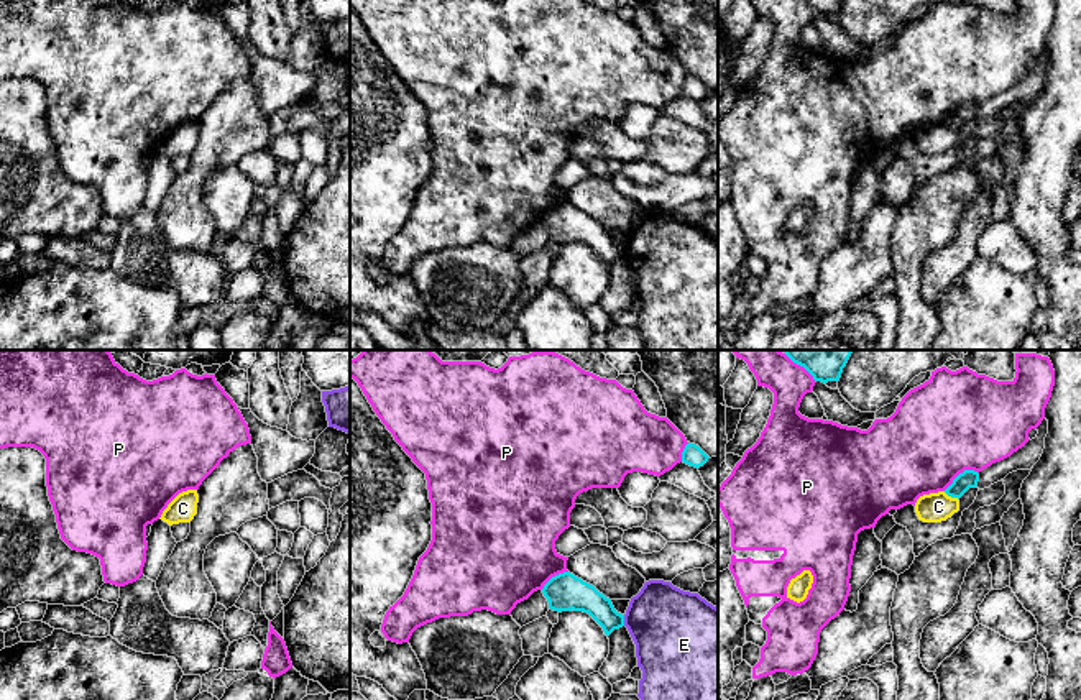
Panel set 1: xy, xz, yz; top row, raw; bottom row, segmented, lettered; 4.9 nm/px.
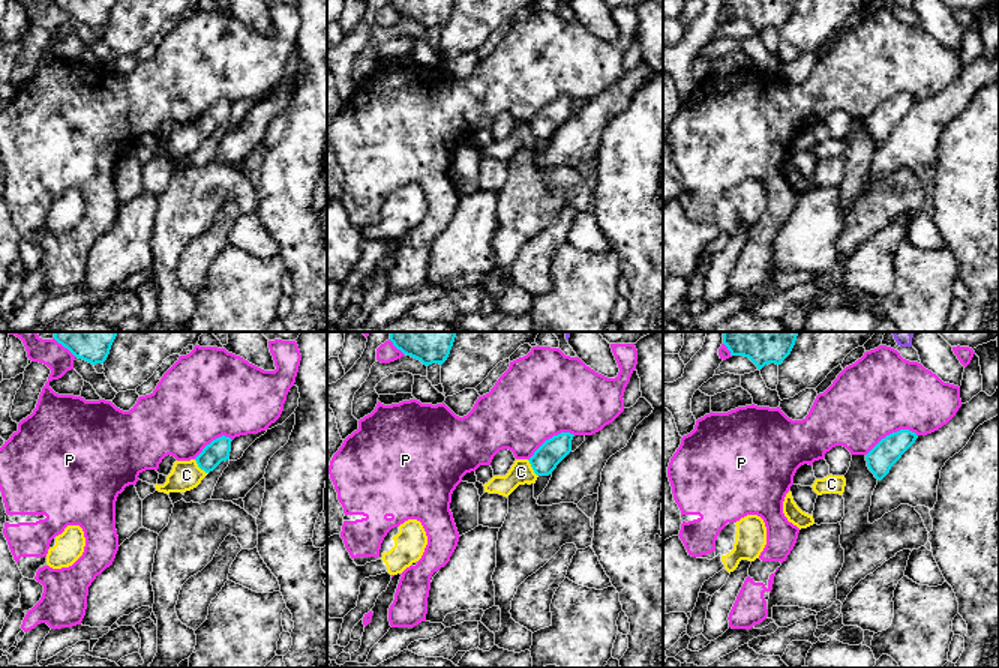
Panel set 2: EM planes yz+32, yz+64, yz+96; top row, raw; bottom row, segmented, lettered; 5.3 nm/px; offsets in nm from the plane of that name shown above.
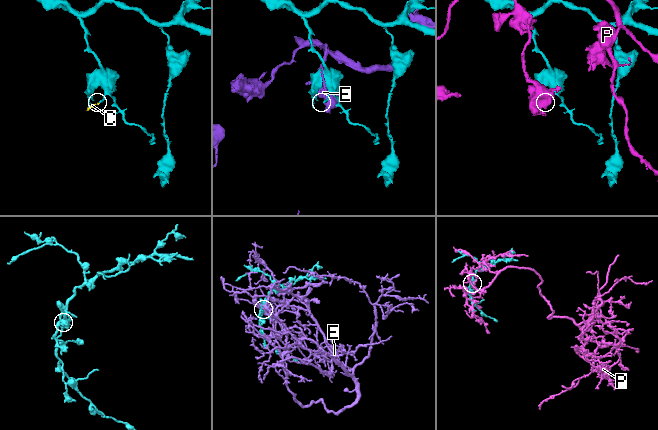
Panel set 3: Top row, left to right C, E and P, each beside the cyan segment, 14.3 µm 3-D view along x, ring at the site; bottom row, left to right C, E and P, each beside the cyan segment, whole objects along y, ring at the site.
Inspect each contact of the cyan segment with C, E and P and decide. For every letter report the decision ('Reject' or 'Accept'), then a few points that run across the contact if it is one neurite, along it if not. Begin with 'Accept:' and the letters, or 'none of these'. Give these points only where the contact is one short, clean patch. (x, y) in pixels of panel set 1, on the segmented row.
Accept: none of these
C: Reject. Line: yz (943, 492), (958, 500)
E: Reject
P: Reject

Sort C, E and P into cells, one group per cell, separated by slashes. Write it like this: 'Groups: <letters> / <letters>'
Groups: C / E / P

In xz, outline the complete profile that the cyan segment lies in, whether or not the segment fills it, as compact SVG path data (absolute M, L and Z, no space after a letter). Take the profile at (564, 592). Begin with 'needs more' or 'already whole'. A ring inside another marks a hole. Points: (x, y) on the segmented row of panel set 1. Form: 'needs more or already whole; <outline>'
already whole; M570 572L552 577L544 585L542 593L550 610L588 613L606 636L624 626L624 615L614 610L611 600Z

